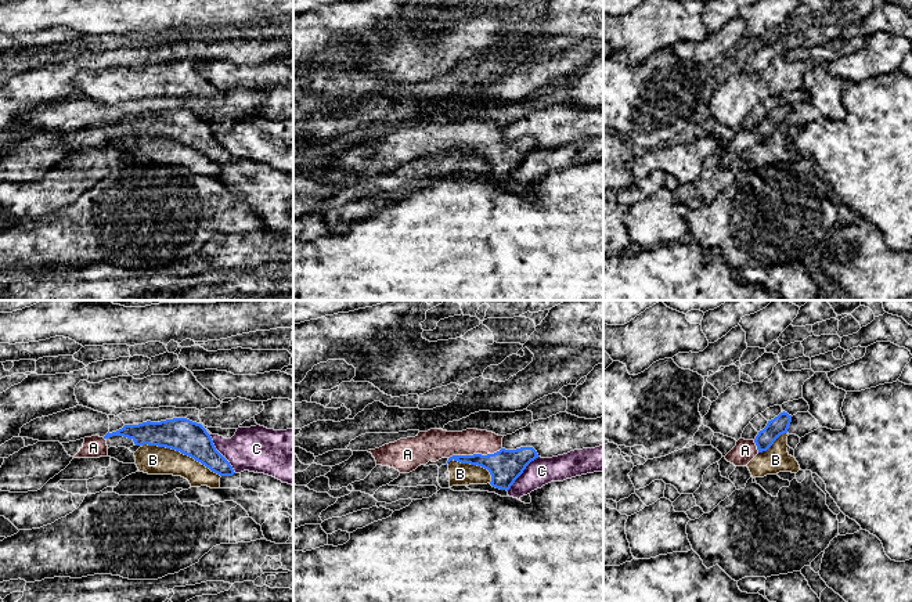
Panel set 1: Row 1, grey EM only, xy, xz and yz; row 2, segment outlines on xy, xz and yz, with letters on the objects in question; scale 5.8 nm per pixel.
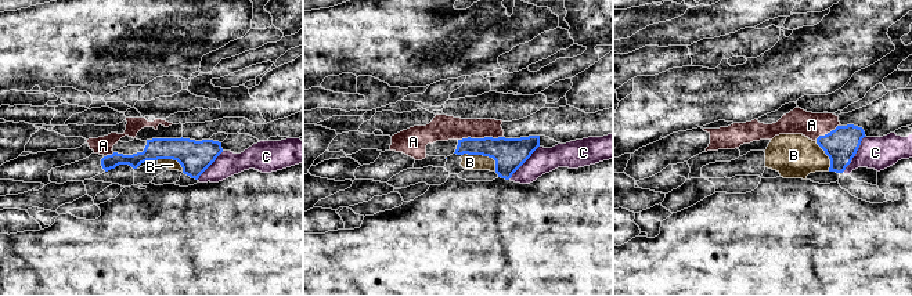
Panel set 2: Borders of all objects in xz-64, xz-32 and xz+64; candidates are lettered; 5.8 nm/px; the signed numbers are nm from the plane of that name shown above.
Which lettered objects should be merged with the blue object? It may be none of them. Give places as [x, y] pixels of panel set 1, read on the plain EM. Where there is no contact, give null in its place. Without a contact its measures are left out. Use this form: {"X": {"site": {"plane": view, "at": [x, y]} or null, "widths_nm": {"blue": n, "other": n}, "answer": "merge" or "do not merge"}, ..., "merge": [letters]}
{"A": {"site": {"plane": "xz", "at": [475, 144]}, "widths_nm": {"blue": 190, "other": 180}, "answer": "merge"}, "B": {"site": {"plane": "xy", "at": [181, 143]}, "widths_nm": {"blue": 200, "other": 170}, "answer": "do not merge"}, "C": {"site": {"plane": "xy", "at": [217, 141]}, "widths_nm": {"blue": 200, "other": 260}, "answer": "do not merge"}, "merge": ["A"]}

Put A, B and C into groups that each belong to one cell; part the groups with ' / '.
A / B / C

